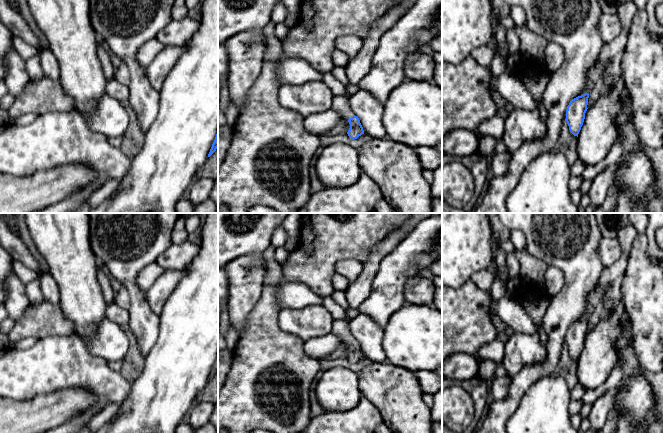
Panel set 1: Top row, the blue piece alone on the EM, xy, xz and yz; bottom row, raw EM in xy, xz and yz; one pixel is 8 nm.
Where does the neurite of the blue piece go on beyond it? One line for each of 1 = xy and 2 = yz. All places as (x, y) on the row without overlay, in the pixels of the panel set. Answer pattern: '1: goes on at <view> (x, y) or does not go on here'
1: does not go on here
2: does not go on here

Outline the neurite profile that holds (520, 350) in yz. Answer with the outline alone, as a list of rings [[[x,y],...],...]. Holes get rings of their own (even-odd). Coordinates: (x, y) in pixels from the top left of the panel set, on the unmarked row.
[[[523,282],[521,293],[514,298],[531,317],[538,332],[533,334],[514,332],[505,341],[502,363],[507,375],[511,378],[518,374],[524,366],[536,365],[546,360],[546,349],[541,342],[541,326],[553,297],[544,294],[541,285],[535,286]],[[529,294],[537,296],[535,304],[528,300]]]

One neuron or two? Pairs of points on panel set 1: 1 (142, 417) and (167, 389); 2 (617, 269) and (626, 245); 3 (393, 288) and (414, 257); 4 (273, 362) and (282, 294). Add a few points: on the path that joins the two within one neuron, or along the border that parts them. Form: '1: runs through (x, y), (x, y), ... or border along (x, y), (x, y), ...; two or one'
1: runs through (149, 410), (161, 396); one
2: runs through (621, 263), (625, 251); one
3: runs through (393, 280), (406, 265); one
4: border along (280, 283), (276, 292), (276, 299), (281, 308); two

